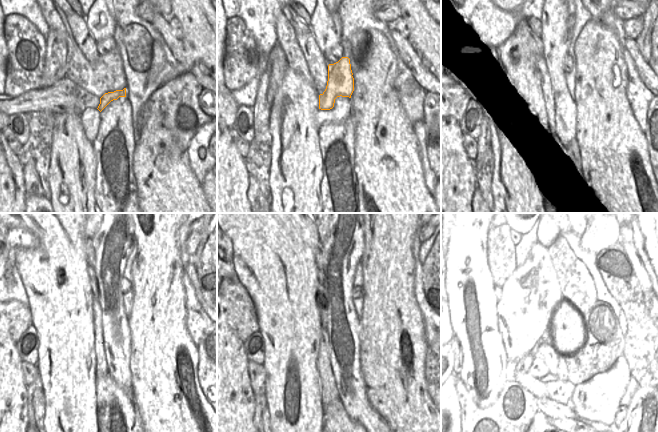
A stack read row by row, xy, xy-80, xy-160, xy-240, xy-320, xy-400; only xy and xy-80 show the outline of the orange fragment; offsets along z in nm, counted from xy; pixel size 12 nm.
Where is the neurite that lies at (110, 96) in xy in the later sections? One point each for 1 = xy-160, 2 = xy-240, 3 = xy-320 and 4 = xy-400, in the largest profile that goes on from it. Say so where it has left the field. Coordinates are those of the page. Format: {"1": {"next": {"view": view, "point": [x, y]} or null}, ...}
{"1": {"next": {"view": "xy-160", "point": [570, 76]}}, "2": {"next": {"view": "xy-240", "point": [128, 297]}}, "3": {"next": {"view": "xy-320", "point": [358, 302]}}, "4": {"next": {"view": "xy-400", "point": [591, 333]}}}

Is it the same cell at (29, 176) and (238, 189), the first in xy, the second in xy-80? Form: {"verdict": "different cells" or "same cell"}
{"verdict": "different cells"}

